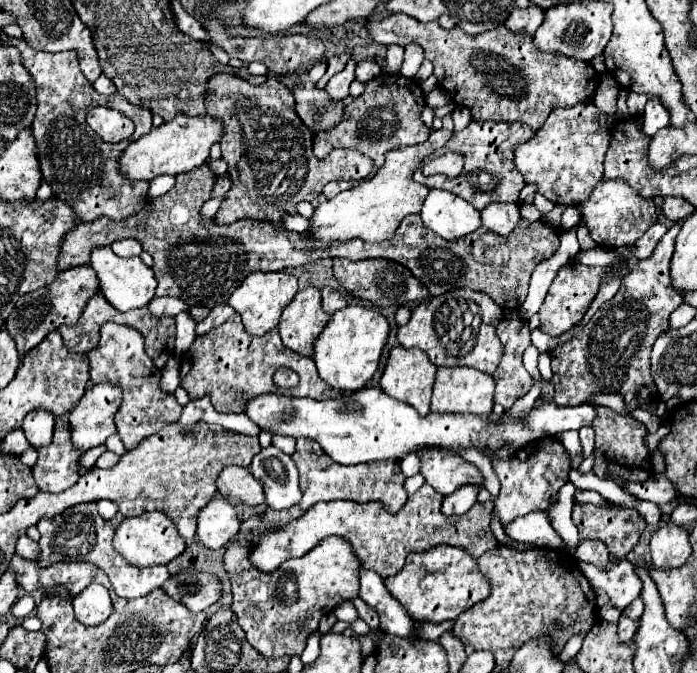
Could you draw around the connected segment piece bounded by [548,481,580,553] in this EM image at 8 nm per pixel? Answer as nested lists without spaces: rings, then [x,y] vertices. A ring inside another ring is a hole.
[[[570,481],[564,483],[560,493],[558,493],[558,501],[548,511],[552,527],[562,537],[568,553],[574,553],[578,549],[578,543],[580,543],[578,529],[570,519],[570,513],[572,513],[572,507],[574,507],[574,493],[576,493],[574,483],[570,483]]]

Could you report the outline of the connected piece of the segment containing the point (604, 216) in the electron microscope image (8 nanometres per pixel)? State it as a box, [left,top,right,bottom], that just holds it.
[584,179,656,247]

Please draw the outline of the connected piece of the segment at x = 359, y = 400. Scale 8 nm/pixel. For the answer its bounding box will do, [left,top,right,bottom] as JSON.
[246,387,596,465]

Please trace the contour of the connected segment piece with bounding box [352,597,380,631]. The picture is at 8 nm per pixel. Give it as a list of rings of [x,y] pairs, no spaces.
[[[356,597],[356,599],[352,599],[352,603],[354,603],[354,607],[358,609],[358,613],[360,613],[360,619],[362,621],[366,621],[368,623],[368,627],[372,631],[376,631],[380,625],[378,625],[378,613],[374,611],[374,609],[370,609],[360,597]]]

